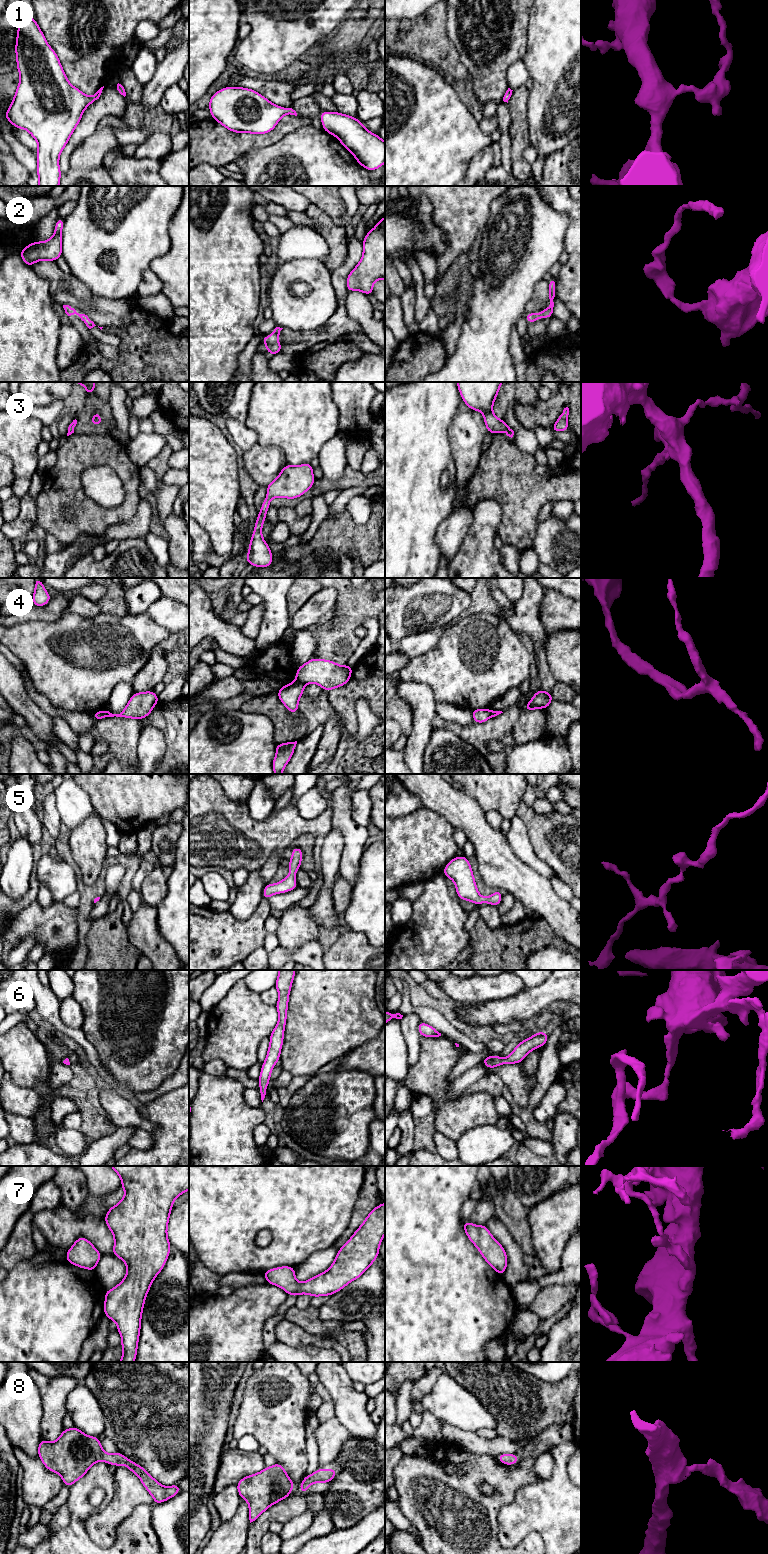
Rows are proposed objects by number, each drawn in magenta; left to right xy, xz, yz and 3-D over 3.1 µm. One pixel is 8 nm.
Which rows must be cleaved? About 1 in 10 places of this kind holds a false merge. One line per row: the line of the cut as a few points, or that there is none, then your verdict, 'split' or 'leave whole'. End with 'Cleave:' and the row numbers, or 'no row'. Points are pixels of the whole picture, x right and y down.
1: cut none; leave whole
2: cut none; leave whole
3: cut none; leave whole
4: cut xz (296, 680), (304, 684); split
5: cut none; leave whole
6: cut none; leave whole
7: cut none; leave whole
8: cut none; leave whole
Cleave: 4

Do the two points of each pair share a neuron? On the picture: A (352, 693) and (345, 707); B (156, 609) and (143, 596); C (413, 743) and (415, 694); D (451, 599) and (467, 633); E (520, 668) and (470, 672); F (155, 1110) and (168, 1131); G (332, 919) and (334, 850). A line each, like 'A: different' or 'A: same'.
A: same
B: different
C: same
D: different
E: same
F: same
G: same

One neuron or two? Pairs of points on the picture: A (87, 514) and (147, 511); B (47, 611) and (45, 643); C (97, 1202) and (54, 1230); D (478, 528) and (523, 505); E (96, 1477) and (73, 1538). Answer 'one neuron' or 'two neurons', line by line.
A: two neurons
B: two neurons
C: two neurons
D: two neurons
E: one neuron

